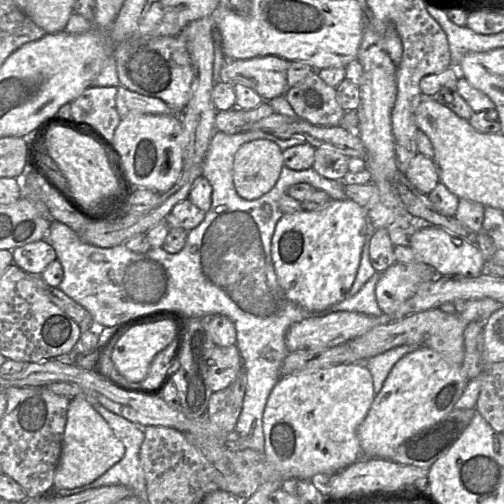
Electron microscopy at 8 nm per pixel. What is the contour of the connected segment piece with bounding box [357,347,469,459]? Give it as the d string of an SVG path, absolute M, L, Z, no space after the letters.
M419 347L406 354L391 369L368 414L357 428L361 458L389 459L406 439L442 420L454 408L468 383L469 379L461 369L461 365L451 364L440 353L429 347Z

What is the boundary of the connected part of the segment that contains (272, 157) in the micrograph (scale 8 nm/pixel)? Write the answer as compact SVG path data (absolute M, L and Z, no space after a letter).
M266 139L243 144L234 156L233 182L240 197L255 200L276 184L284 166L280 147Z

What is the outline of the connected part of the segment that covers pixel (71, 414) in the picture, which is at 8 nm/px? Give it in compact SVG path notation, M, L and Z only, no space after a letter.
M74 397L70 400L67 411L62 453L55 471L53 488L55 490L74 489L87 485L119 462L124 454L124 444L94 409L90 399Z

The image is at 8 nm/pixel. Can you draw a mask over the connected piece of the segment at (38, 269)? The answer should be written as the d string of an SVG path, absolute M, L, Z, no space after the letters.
M39 240L12 250L13 264L30 275L41 275L45 268L57 259L54 248L46 241Z

